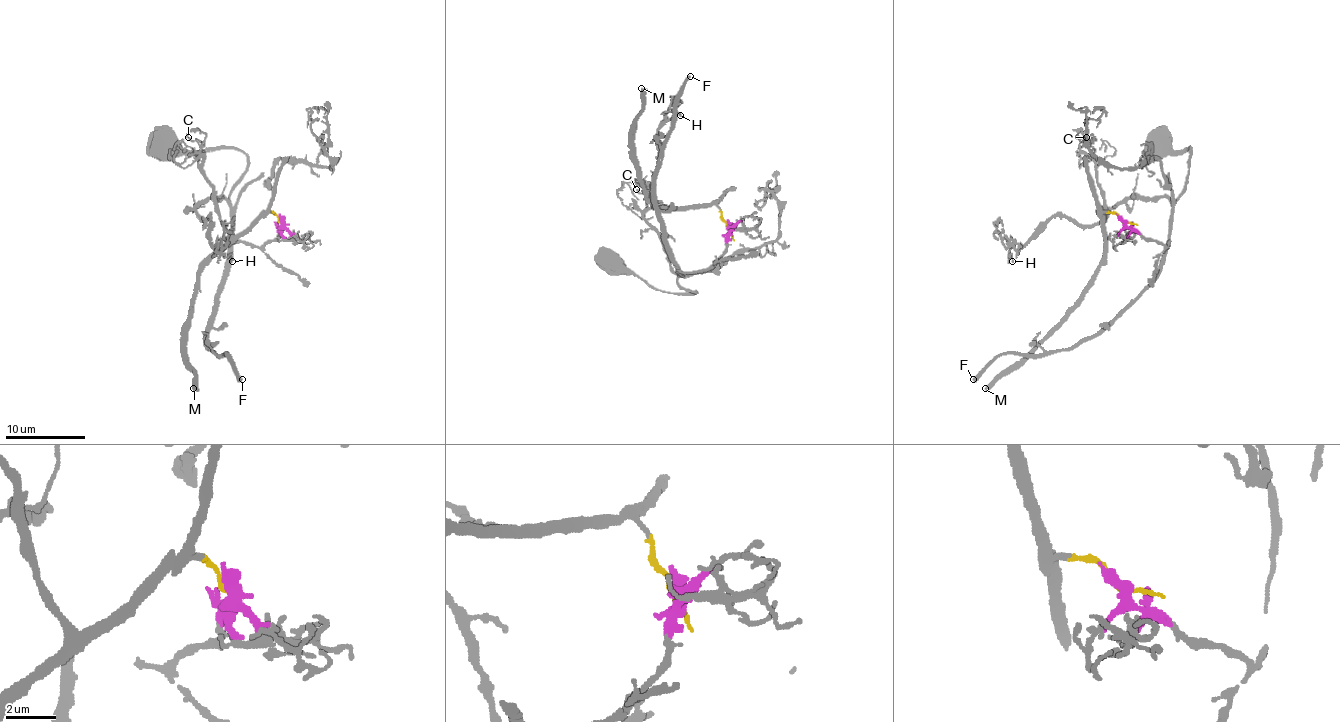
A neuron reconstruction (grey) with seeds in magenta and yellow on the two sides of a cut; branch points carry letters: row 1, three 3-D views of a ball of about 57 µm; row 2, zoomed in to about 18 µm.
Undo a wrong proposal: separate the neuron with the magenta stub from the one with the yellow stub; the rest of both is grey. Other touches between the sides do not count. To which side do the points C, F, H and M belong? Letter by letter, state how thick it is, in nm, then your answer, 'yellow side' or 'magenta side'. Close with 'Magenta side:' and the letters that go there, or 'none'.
C: 130 nm | yellow side
F: 320 nm | magenta side
H: 130 nm | magenta side
M: 440 nm | yellow side
Magenta side: F, H

